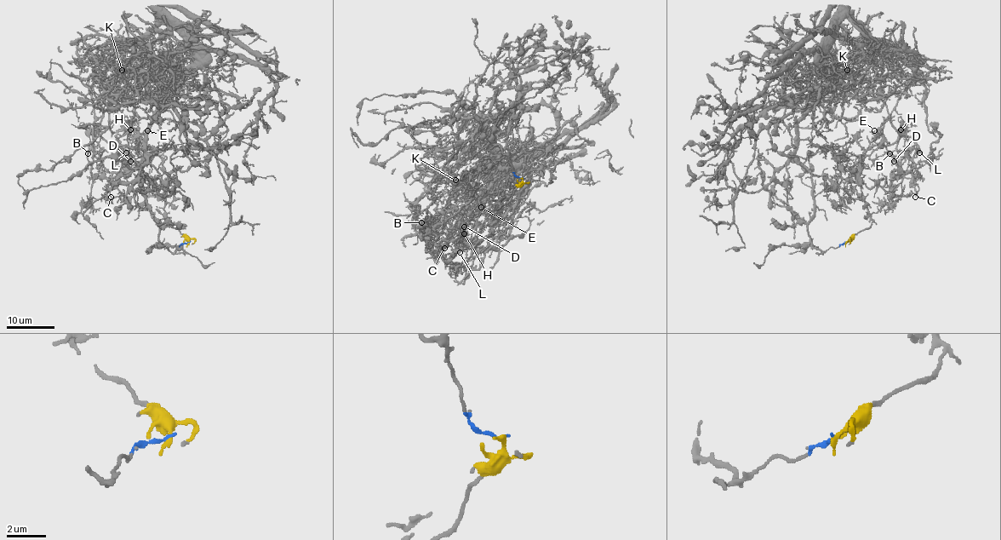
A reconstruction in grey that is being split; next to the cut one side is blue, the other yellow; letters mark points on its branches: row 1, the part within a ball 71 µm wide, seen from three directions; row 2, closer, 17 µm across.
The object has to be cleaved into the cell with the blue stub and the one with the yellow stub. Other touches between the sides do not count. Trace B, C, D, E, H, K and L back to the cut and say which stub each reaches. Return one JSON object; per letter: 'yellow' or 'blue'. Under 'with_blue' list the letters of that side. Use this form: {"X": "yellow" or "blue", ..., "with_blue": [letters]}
{"B": "yellow", "C": "yellow", "D": "yellow", "E": "yellow", "H": "yellow", "K": "blue", "L": "yellow", "with_blue": ["K"]}

